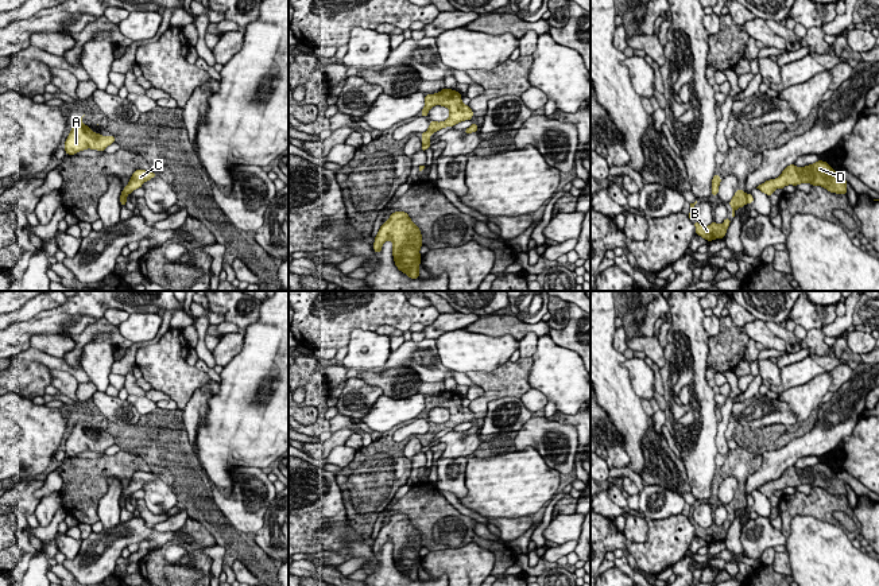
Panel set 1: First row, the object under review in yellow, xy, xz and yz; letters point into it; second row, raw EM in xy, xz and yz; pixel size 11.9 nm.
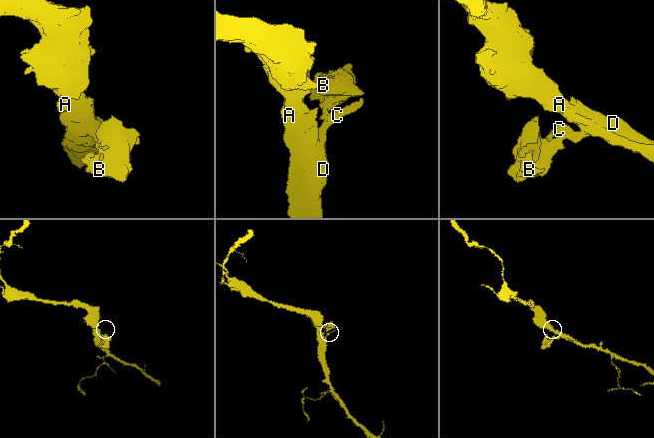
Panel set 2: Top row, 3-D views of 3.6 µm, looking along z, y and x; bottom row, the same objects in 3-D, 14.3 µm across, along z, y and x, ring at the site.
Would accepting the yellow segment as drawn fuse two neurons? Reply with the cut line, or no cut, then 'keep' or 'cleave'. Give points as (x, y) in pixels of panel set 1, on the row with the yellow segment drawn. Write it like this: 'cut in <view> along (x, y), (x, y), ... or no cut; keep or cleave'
cut in xy along (126, 198), (120, 202); cleave

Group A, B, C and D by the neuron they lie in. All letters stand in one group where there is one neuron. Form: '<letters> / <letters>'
A C D / B

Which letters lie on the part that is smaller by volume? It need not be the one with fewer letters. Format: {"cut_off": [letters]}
{"cut_off": ["B"]}

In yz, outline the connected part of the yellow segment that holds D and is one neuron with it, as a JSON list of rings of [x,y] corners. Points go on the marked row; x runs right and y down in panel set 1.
[[[818,160],[814,164],[802,168],[790,164],[777,179],[766,181],[756,189],[770,197],[774,194],[775,189],[783,189],[787,185],[797,186],[799,183],[812,183],[813,186],[822,186],[830,193],[847,194],[848,182],[839,176],[836,170],[833,170],[826,162]]]

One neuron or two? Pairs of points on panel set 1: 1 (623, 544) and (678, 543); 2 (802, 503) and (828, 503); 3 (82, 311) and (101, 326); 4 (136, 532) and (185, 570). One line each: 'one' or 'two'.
1: one
2: one
3: two
4: two

